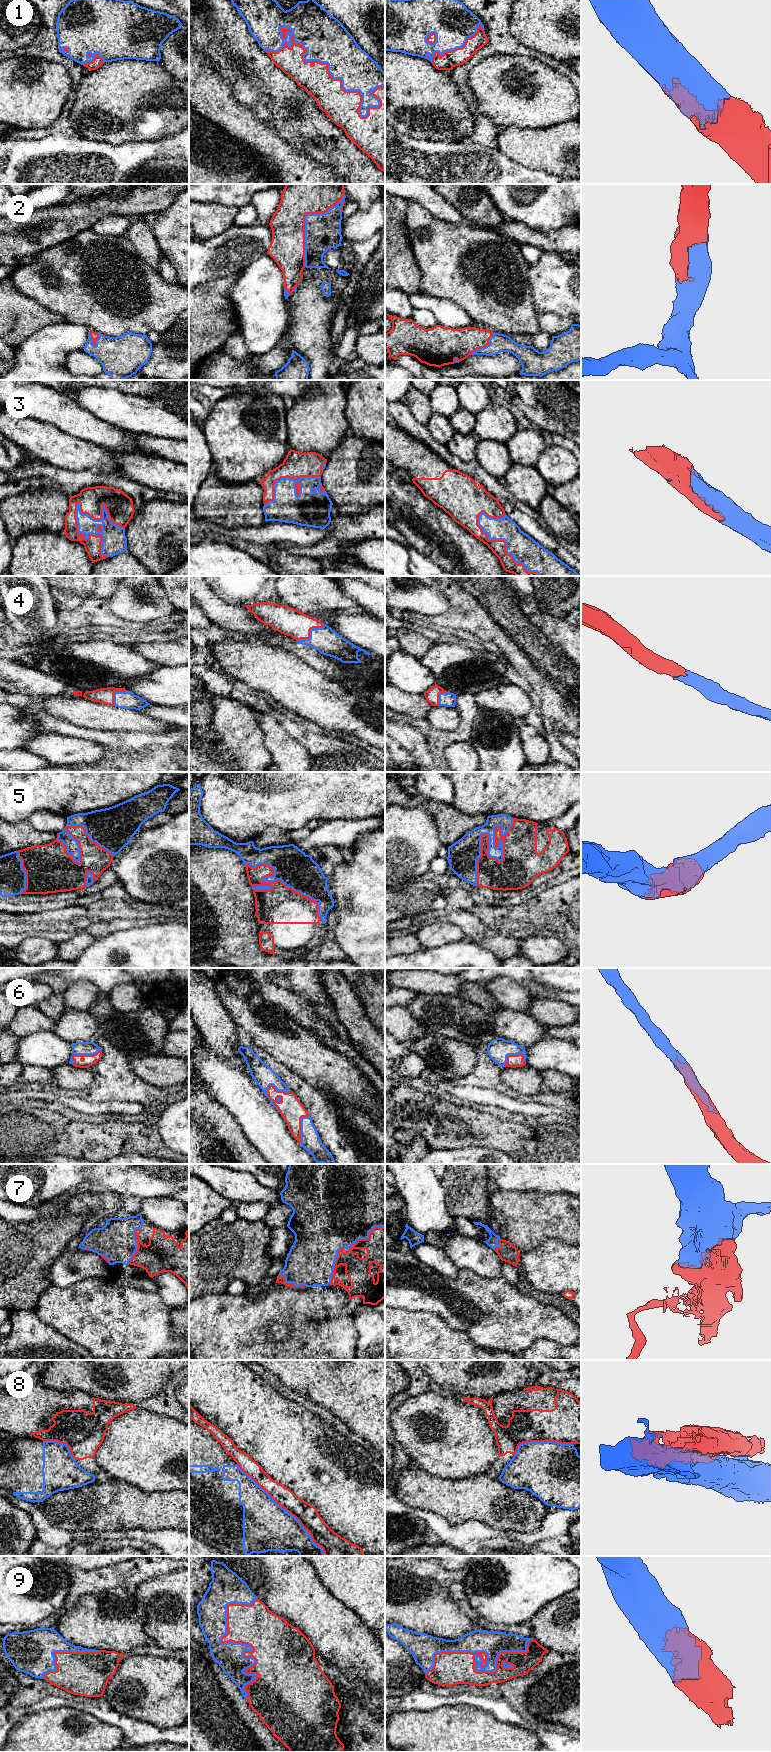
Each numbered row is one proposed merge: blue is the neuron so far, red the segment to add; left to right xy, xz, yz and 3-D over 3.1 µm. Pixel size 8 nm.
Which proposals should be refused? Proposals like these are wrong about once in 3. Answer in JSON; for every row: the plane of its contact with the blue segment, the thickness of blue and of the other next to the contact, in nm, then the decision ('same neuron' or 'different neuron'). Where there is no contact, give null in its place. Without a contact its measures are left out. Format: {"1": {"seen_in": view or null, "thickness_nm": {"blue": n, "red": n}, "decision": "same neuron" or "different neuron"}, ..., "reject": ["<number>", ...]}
{"1": {"seen_in": "xz", "thickness_nm": {"blue": 360, "red": 240}, "decision": "same neuron"}, "2": {"seen_in": "xz", "thickness_nm": {"blue": 280, "red": 380}, "decision": "same neuron"}, "3": {"seen_in": "xy", "thickness_nm": {"blue": 190, "red": 180}, "decision": "same neuron"}, "4": {"seen_in": "xz", "thickness_nm": {"blue": 200, "red": 220}, "decision": "same neuron"}, "5": {"seen_in": "yz", "thickness_nm": {"blue": 190, "red": 320}, "decision": "same neuron"}, "6": {"seen_in": "xz", "thickness_nm": {"blue": 170, "red": 190}, "decision": "same neuron"}, "7": {"seen_in": "xz", "thickness_nm": {"blue": 440, "red": 300}, "decision": "same neuron"}, "8": {"seen_in": "xz", "thickness_nm": {"blue": 380, "red": 170}, "decision": "different neuron"}, "9": {"seen_in": "yz", "thickness_nm": {"blue": 190, "red": 280}, "decision": "same neuron"}, "reject": ["8"]}

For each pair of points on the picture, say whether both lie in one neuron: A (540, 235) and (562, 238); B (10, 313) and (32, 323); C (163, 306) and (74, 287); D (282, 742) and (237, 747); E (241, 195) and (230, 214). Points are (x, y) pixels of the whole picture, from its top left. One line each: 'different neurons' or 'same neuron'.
A: same neuron
B: same neuron
C: same neuron
D: different neurons
E: different neurons

